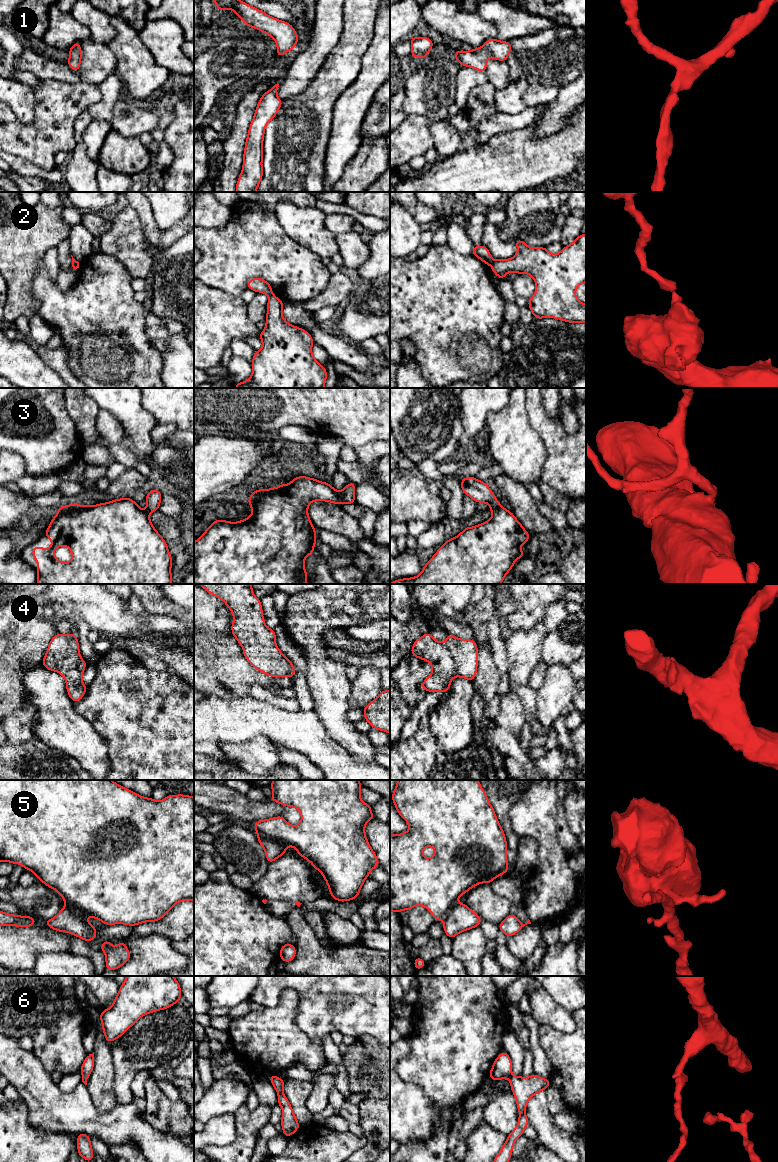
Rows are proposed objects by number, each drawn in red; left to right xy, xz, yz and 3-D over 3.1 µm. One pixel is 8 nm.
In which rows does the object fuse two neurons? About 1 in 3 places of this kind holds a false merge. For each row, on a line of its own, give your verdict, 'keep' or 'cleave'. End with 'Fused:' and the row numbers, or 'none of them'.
1: keep
2: cleave
3: keep
4: keep
5: cleave
6: cleave
Fused: 2, 5, 6

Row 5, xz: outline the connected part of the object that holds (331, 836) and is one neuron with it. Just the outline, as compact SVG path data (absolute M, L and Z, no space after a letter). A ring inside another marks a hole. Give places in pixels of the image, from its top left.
M273 780L270 784L270 787L273 791L273 796L269 798L269 800L277 802L282 806L294 807L298 809L301 813L301 823L298 826L290 825L283 816L277 816L271 819L264 819L261 821L255 821L253 824L255 825L255 832L263 836L265 838L276 840L284 845L292 846L297 849L297 854L308 860L313 867L320 871L322 876L324 877L328 887L331 897L337 901L345 902L350 901L359 896L360 889L367 879L369 873L375 868L379 867L380 863L376 857L375 852L372 850L370 844L368 843L367 837L365 835L365 825L370 820L374 819L374 815L372 814L371 805L364 803L360 797L360 790L362 785L359 780Z

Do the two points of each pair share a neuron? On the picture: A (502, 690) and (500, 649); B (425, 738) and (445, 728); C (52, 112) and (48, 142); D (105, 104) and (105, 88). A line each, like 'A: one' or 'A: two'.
A: one
B: two
C: one
D: one

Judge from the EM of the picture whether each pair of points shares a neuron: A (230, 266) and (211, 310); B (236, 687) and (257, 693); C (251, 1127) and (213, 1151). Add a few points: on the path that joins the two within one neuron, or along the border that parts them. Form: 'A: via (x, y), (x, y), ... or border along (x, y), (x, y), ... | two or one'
A: border along (204, 283), (239, 297) | two
B: border along (266, 688), (253, 685), (248, 694) | two
C: via (245, 1137), (231, 1151), (223, 1151) | one

